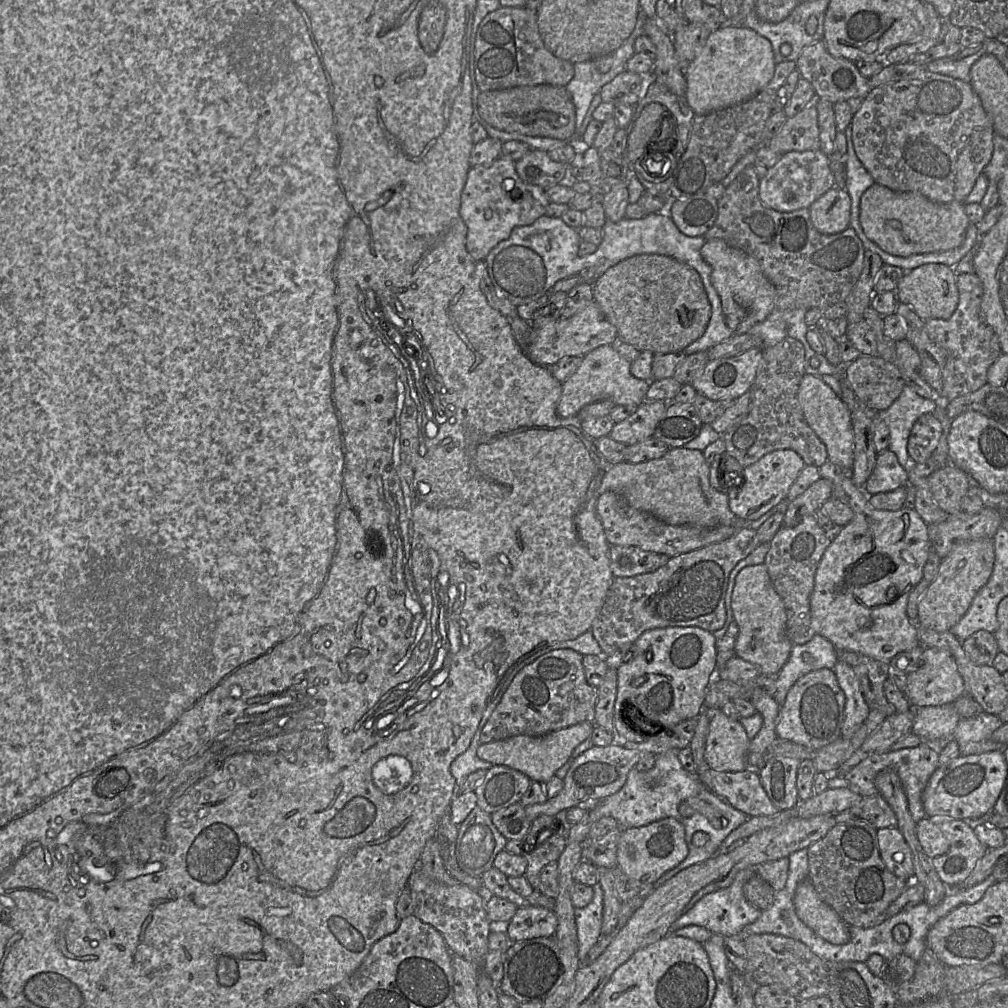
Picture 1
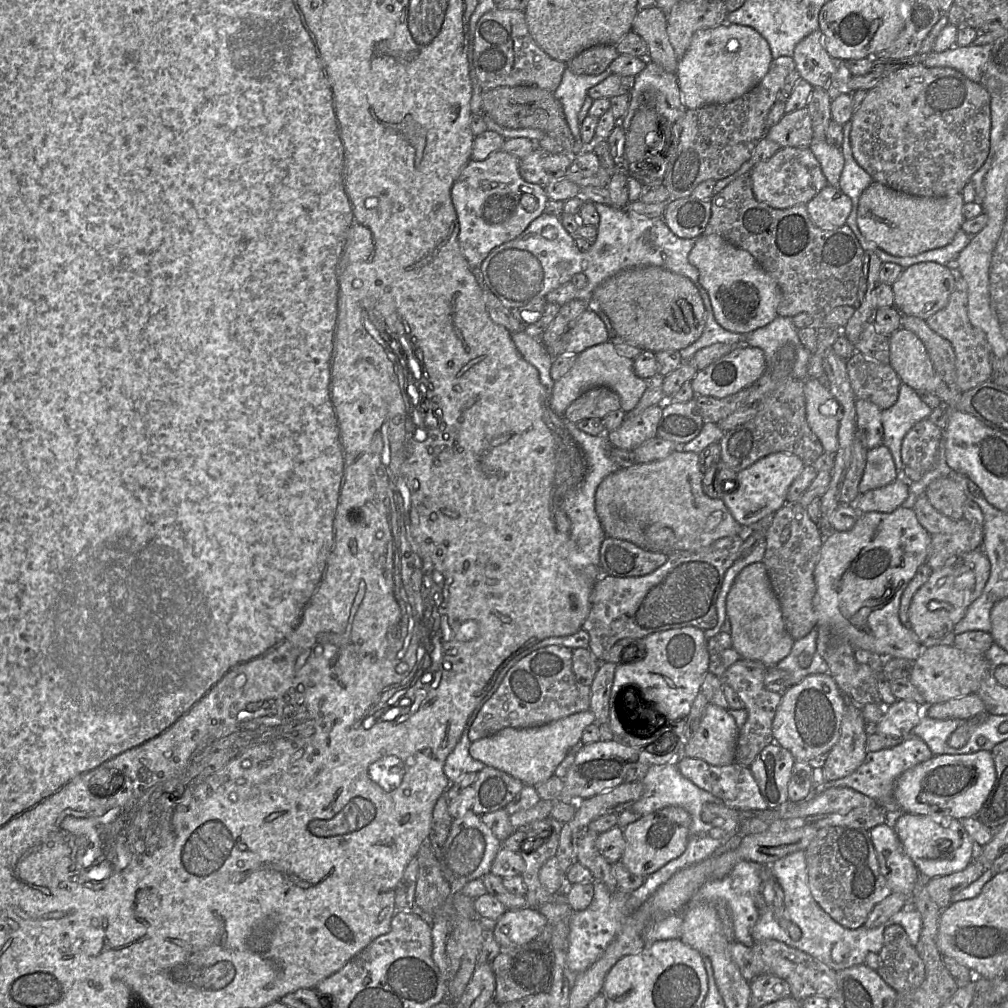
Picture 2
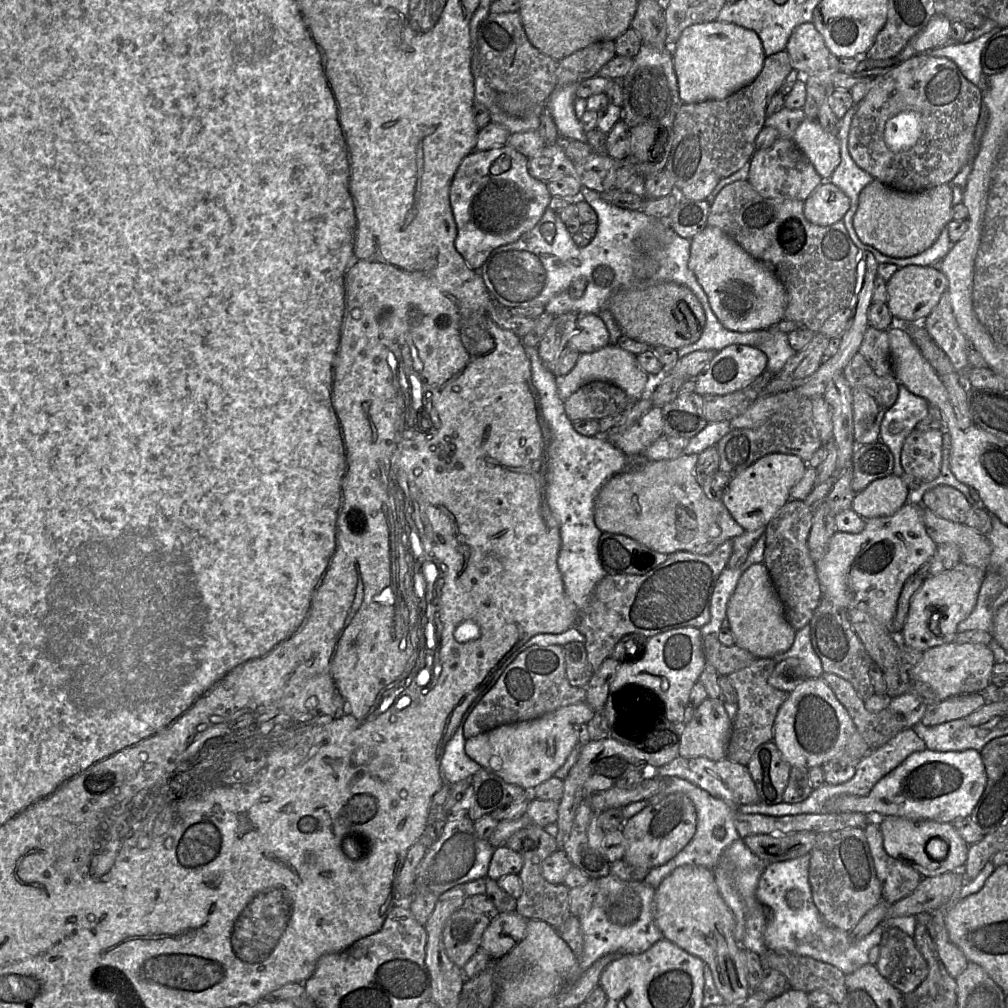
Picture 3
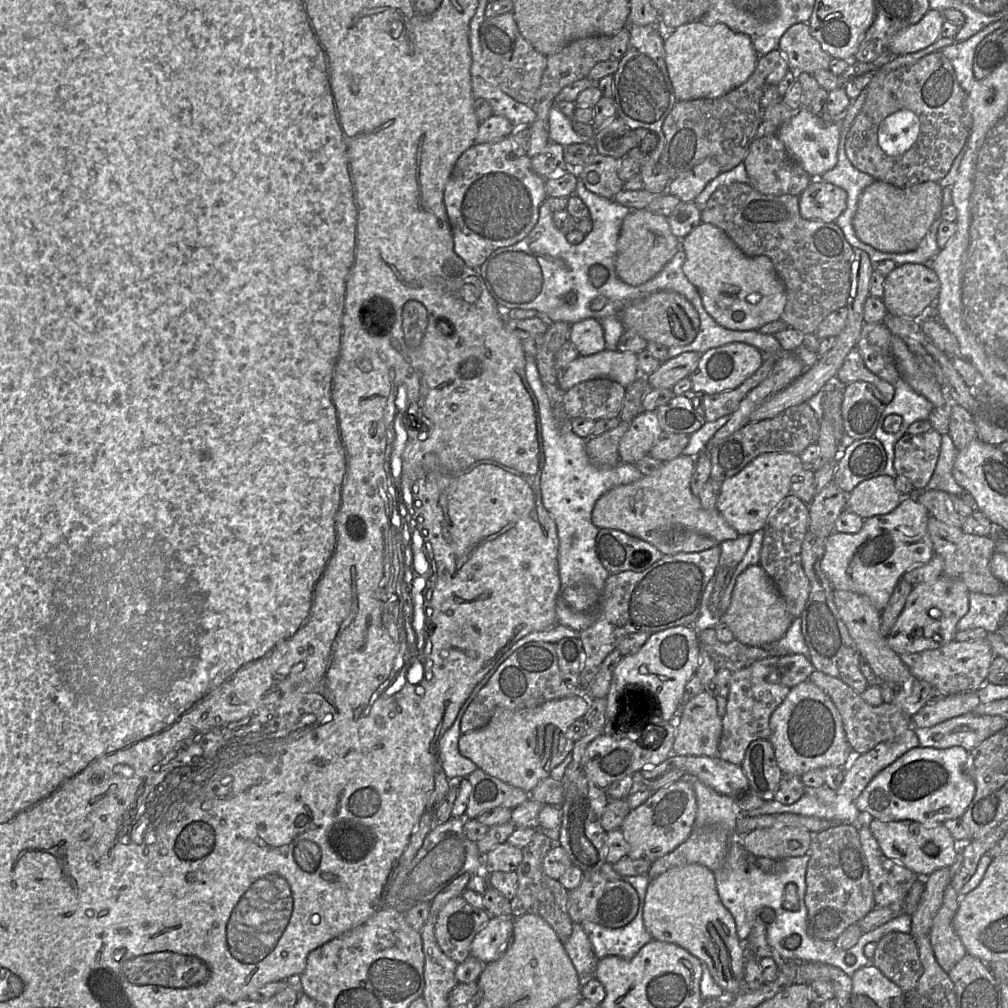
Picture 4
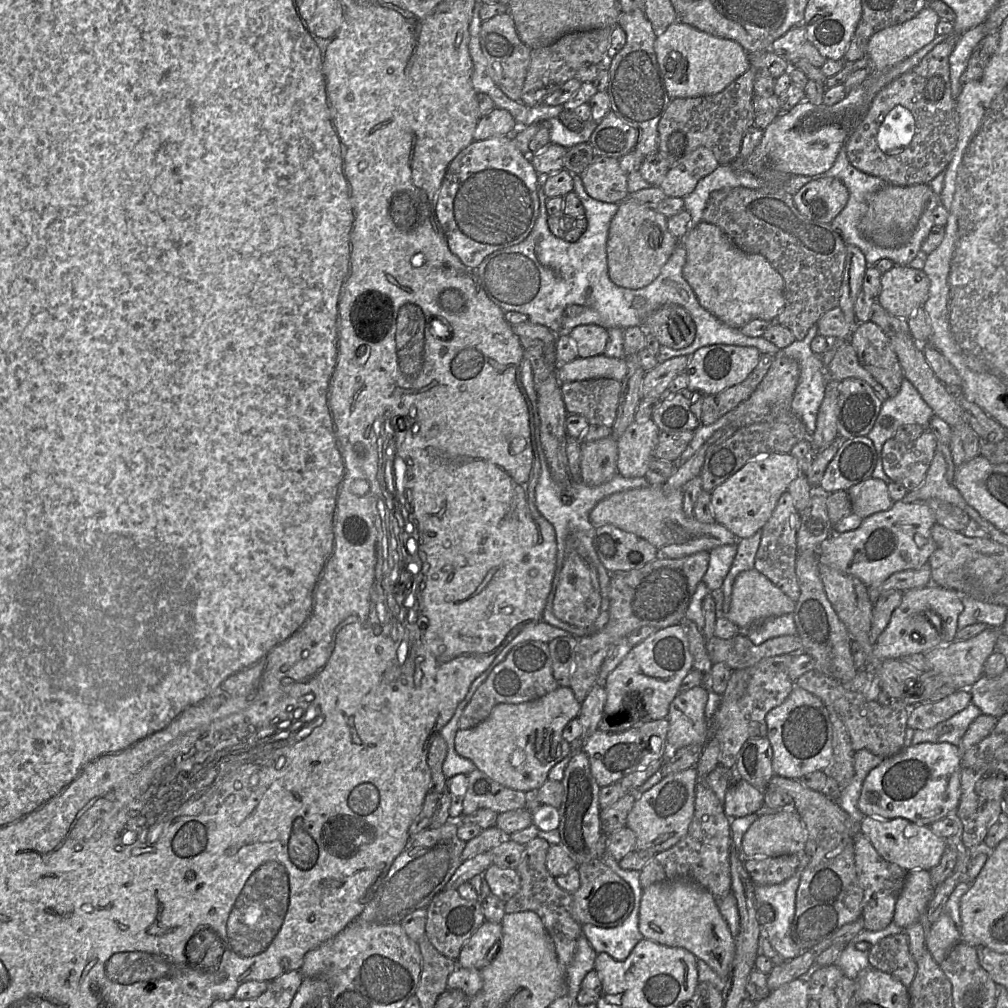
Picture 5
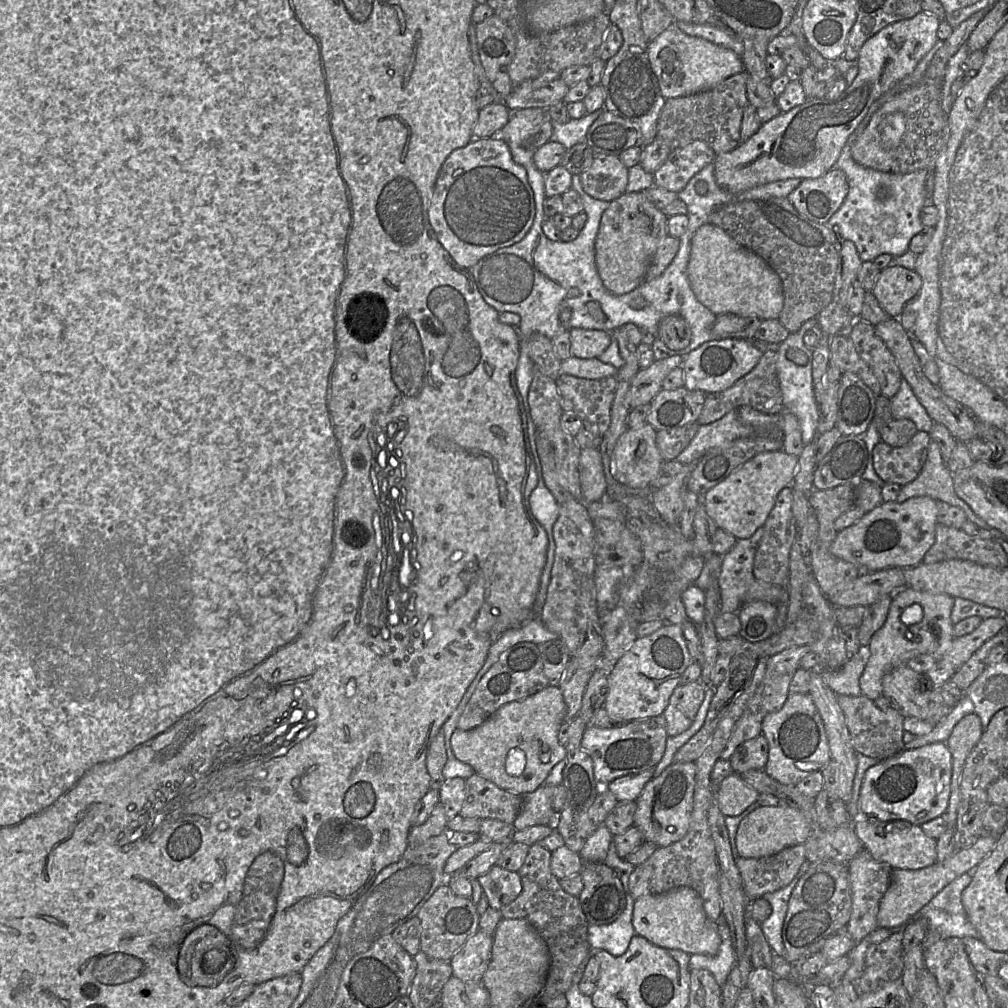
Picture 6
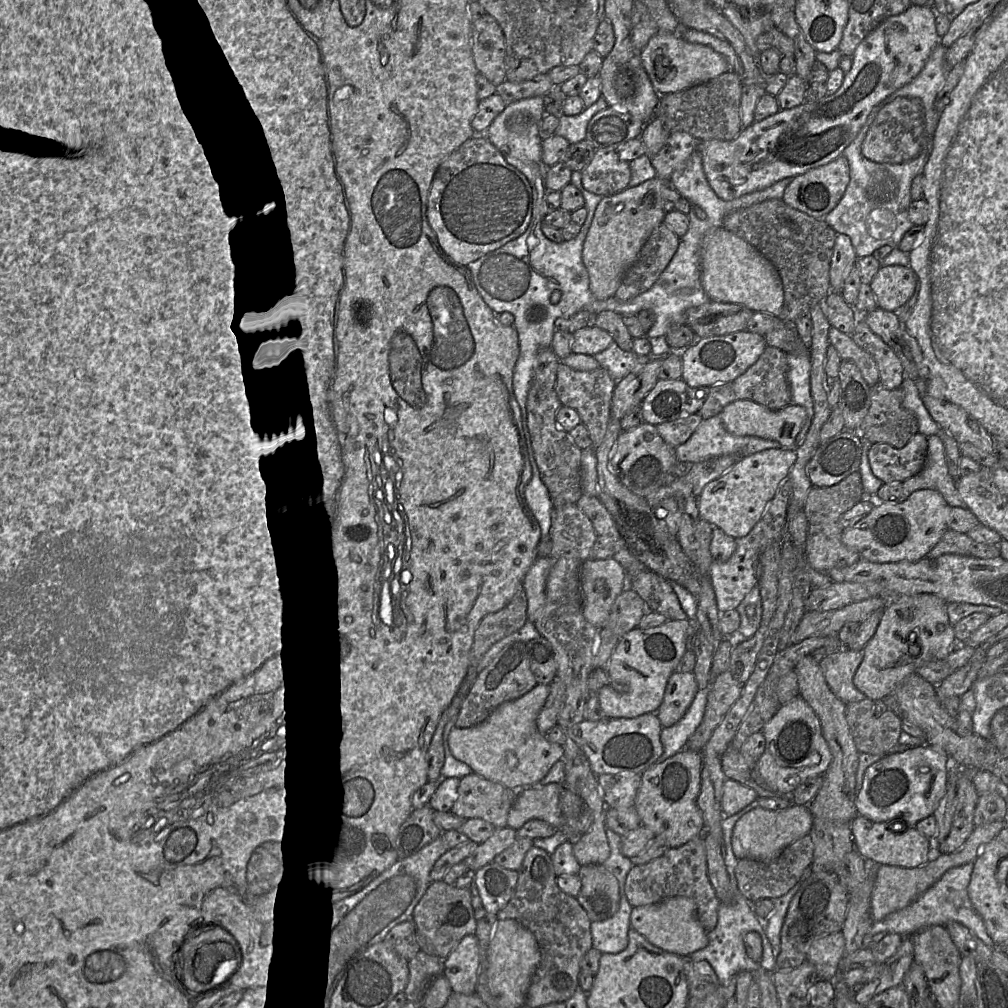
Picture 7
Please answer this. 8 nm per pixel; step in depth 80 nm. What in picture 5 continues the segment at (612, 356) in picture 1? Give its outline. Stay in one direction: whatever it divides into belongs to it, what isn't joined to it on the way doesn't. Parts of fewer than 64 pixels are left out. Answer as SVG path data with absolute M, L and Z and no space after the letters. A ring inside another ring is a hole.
M603 354L558 364L557 378L560 383L594 378L612 378L619 382L627 373L626 358L607 357Z

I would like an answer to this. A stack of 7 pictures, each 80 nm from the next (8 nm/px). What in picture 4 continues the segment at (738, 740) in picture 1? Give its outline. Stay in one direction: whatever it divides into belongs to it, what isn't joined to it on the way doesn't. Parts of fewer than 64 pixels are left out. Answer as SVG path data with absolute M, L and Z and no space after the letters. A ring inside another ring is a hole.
M706 690L687 700L679 709L673 754L715 757L722 733L722 717L715 696Z

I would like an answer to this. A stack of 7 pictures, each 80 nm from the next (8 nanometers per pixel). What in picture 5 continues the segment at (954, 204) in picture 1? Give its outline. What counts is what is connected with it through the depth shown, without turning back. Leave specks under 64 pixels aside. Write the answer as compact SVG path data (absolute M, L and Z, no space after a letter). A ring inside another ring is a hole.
M886 183L868 200L867 210L858 225L861 235L881 247L893 248L907 243L913 235L932 193L933 190L929 184L898 186Z

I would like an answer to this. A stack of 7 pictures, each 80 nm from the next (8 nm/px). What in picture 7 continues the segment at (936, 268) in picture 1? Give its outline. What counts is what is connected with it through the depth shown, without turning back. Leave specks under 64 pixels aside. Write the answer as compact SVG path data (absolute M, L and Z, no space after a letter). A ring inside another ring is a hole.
M881 266L873 277L870 288L878 307L896 312L913 295L917 285L917 275L909 266Z

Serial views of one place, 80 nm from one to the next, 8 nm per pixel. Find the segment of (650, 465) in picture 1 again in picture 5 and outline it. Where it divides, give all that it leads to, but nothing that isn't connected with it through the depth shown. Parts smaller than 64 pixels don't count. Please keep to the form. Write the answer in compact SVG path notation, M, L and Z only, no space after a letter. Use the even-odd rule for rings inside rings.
M667 483L632 489L598 502L591 510L589 518L595 528L610 524L647 540L661 557L669 559L683 558L700 551L710 552L718 546L738 542L737 537L721 524L702 523L694 517L686 516L683 511L683 497L683 489L671 489Z

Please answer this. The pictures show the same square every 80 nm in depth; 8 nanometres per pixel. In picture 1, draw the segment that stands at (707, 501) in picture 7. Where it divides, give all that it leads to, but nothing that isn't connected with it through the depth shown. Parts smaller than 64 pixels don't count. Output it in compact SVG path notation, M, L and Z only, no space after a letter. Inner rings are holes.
M790 449L775 450L764 455L754 464L744 468L742 472L743 482L740 486L728 490L730 510L743 523L758 520L787 498L790 487L805 466L801 456Z

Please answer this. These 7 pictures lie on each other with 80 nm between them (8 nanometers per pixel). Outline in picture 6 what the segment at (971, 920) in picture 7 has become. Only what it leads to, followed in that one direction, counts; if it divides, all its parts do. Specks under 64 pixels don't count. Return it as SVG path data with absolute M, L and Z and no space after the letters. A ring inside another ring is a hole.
M966 872L950 882L911 921L925 919L928 925L926 935L980 939L979 932L969 921L962 904L962 892L970 884L973 872Z

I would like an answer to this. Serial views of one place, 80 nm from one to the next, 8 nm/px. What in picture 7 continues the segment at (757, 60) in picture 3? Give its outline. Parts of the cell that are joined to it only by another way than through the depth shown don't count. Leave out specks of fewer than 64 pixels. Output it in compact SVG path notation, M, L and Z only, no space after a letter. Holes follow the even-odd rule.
M674 33L654 35L641 50L642 65L659 95L679 92L730 70L726 59L709 46L690 43Z

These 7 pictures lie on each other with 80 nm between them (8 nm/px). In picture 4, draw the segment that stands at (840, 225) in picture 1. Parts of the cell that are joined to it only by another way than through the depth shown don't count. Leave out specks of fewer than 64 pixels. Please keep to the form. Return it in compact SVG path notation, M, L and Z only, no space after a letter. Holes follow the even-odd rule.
M821 179L811 181L799 196L800 214L806 220L832 223L846 207L846 191Z

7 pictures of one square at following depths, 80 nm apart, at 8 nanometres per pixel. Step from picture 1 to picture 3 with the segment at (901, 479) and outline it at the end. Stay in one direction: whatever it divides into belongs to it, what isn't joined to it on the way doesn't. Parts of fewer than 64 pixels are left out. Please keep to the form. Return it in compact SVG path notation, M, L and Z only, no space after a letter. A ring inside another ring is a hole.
M880 440L868 444L857 444L851 457L854 493L865 489L872 481L892 474L893 455Z

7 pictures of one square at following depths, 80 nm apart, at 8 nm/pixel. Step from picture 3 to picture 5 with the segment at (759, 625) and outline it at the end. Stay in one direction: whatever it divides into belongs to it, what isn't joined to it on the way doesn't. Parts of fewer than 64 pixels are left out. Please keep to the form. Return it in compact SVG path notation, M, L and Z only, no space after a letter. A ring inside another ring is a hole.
M755 568L741 572L735 579L730 609L725 617L739 628L746 630L759 619L793 614L796 602L775 586L766 576Z

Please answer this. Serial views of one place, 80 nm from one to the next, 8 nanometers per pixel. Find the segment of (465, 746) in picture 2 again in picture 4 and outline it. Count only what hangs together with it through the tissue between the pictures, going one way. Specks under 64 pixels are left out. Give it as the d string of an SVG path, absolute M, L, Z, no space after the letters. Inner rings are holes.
M498 667L488 673L473 689L470 697L463 704L453 725L443 734L438 745L438 759L446 777L453 783L457 784L463 778L467 778L477 768L476 764L468 758L461 755L458 749L458 741L462 733L460 732L460 723L470 701L475 697L479 690L485 685L489 677L492 677Z

